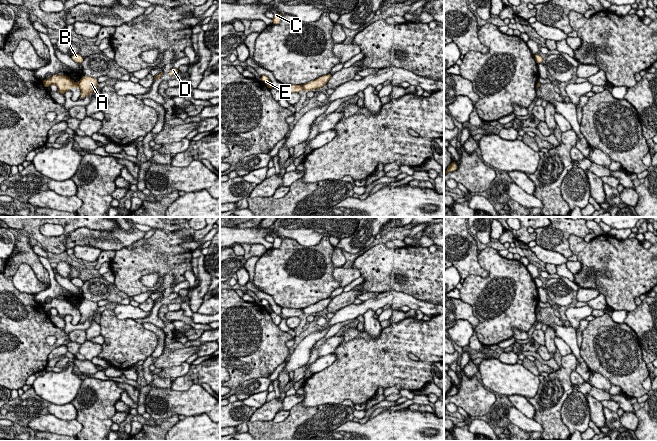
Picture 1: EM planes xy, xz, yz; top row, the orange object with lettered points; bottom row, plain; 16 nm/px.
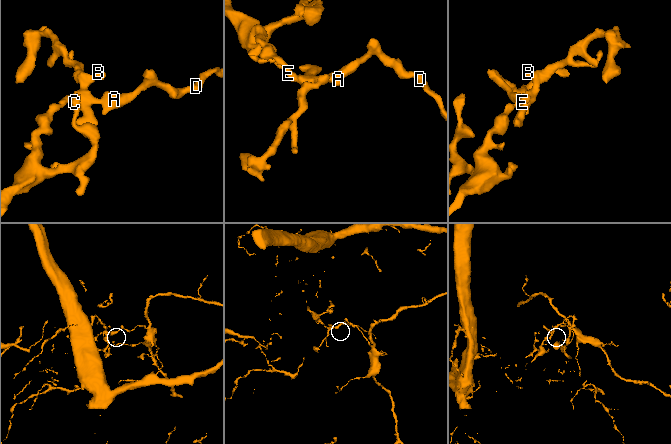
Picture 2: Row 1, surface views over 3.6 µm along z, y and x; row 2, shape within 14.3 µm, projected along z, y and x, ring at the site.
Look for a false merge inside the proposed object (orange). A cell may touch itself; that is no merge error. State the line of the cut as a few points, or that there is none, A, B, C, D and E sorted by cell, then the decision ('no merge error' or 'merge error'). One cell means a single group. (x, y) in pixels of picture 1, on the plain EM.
cut in xy along (77, 307), (79, 311); A D / B C E; merge error

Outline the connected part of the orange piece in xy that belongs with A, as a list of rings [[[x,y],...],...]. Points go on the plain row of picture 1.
[[[82,300],[80,306],[78,307],[81,314],[80,322],[85,322],[89,318],[93,318],[98,309],[98,304],[89,300]]]

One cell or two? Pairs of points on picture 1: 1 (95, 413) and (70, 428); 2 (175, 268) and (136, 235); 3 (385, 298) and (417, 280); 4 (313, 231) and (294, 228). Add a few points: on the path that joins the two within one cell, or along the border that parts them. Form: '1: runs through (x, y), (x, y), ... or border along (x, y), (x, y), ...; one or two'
1: border along (75, 419), (82, 426), (81, 430); two
2: border along (142, 238), (131, 244); two
3: border along (379, 292), (401, 291), (419, 300); two
4: runs through (308, 229), (299, 228); one

